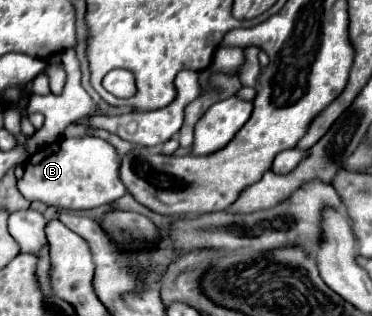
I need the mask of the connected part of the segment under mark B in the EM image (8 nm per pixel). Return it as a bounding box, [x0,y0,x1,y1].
[16,135,126,209]

